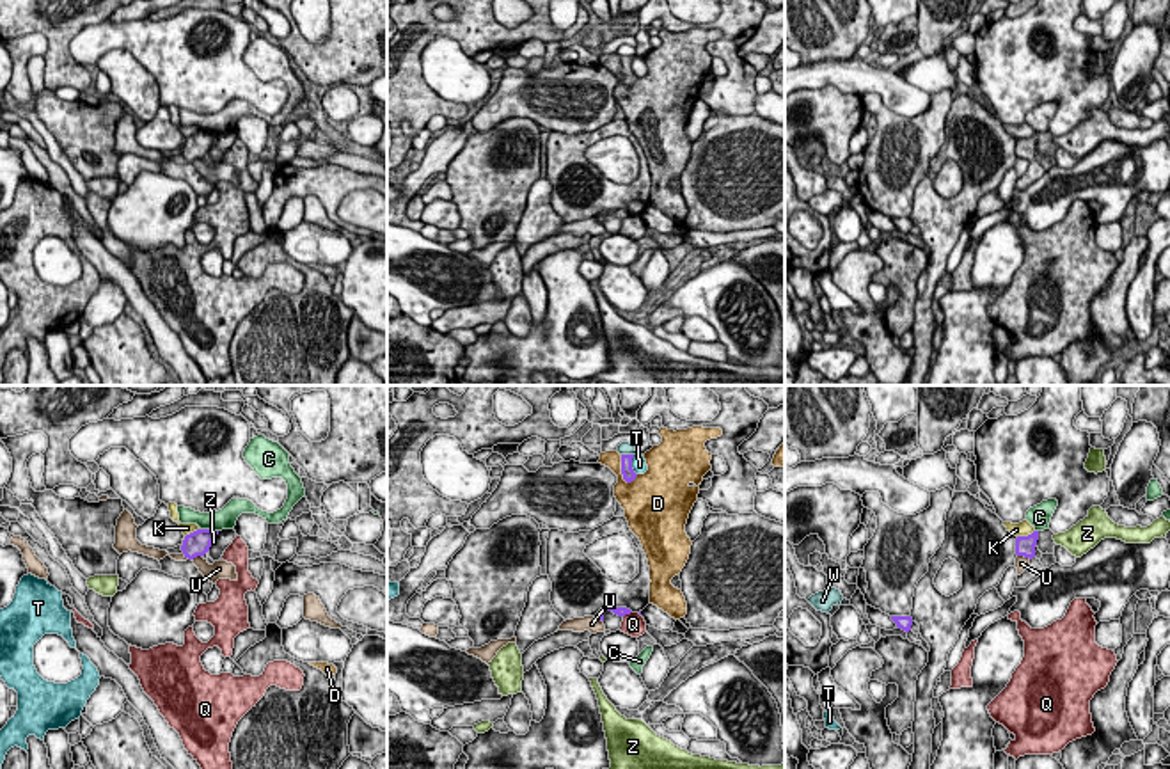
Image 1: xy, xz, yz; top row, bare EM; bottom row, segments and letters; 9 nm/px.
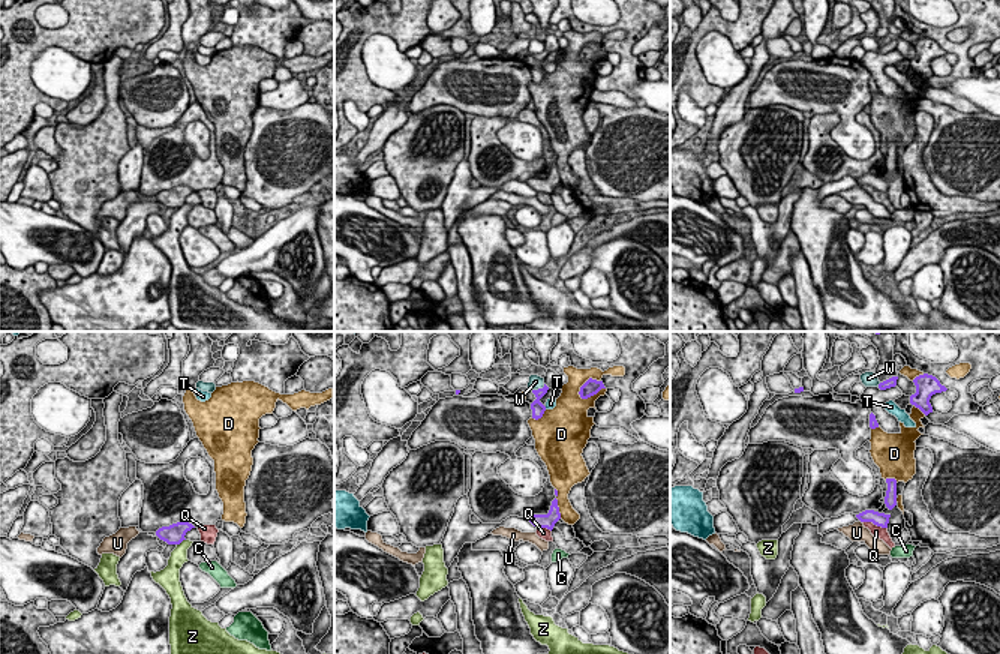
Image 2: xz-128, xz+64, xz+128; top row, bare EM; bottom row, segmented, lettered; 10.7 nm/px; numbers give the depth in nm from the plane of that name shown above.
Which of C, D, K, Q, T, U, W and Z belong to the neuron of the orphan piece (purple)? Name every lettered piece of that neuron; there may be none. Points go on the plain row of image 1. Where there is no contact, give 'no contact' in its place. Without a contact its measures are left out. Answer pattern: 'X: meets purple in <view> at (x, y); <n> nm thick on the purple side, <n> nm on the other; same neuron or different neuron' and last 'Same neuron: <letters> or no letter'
C: meets purple in xy at (210, 132); 220 nm thick on the purple side, 190 nm on the other; different neuron
D: meets purple in xz at (622, 71); 120 nm thick on the purple side, 240 nm on the other; different neuron
K: meets purple in yz at (1025, 139); 190 nm thick on the purple side, 140 nm on the other; different neuron
Q: meets purple in xz at (627, 215); 90 nm thick on the purple side, 200 nm on the other; different neuron
T: meets purple in xz at (631, 68); 120 nm thick on the purple side, 130 nm on the other; different neuron
U: meets purple in yz at (1025, 158); 190 nm thick on the purple side, 130 nm on the other; different neuron
W: meets purple in xz at (627, 57); 120 nm thick on the purple side, 130 nm on the other; different neuron
Z: meets purple in xy at (213, 141); 220 nm thick on the purple side, 50 nm on the other; different neuron
Same neuron: no letter

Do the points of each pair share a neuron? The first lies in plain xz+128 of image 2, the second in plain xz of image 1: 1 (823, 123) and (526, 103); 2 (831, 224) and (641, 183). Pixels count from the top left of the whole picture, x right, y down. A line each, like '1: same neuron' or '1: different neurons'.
1: different neurons
2: different neurons

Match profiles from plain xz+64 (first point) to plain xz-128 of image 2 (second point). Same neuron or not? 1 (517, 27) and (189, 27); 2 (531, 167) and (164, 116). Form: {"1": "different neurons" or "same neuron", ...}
{"1": "different neurons", "2": "different neurons"}

